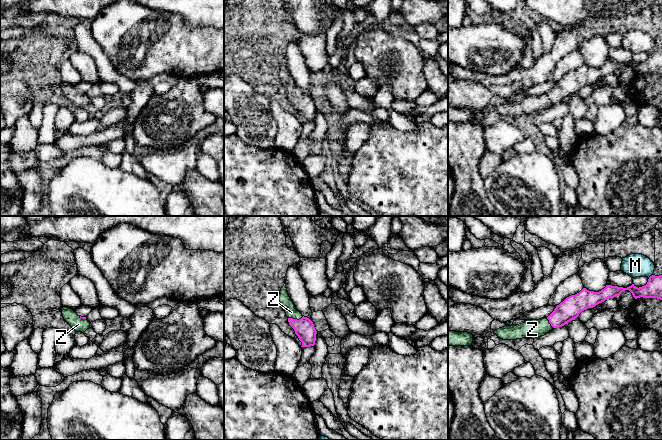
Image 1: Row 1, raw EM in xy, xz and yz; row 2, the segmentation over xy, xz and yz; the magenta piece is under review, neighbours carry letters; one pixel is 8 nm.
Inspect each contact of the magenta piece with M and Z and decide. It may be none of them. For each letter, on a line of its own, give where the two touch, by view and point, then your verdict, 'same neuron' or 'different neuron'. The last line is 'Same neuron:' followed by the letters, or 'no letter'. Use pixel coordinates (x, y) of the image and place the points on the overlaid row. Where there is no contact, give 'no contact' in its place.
M: contact yz (650, 276); different neuron
Z: contact xz (295, 319); same neuron
Same neuron: Z

